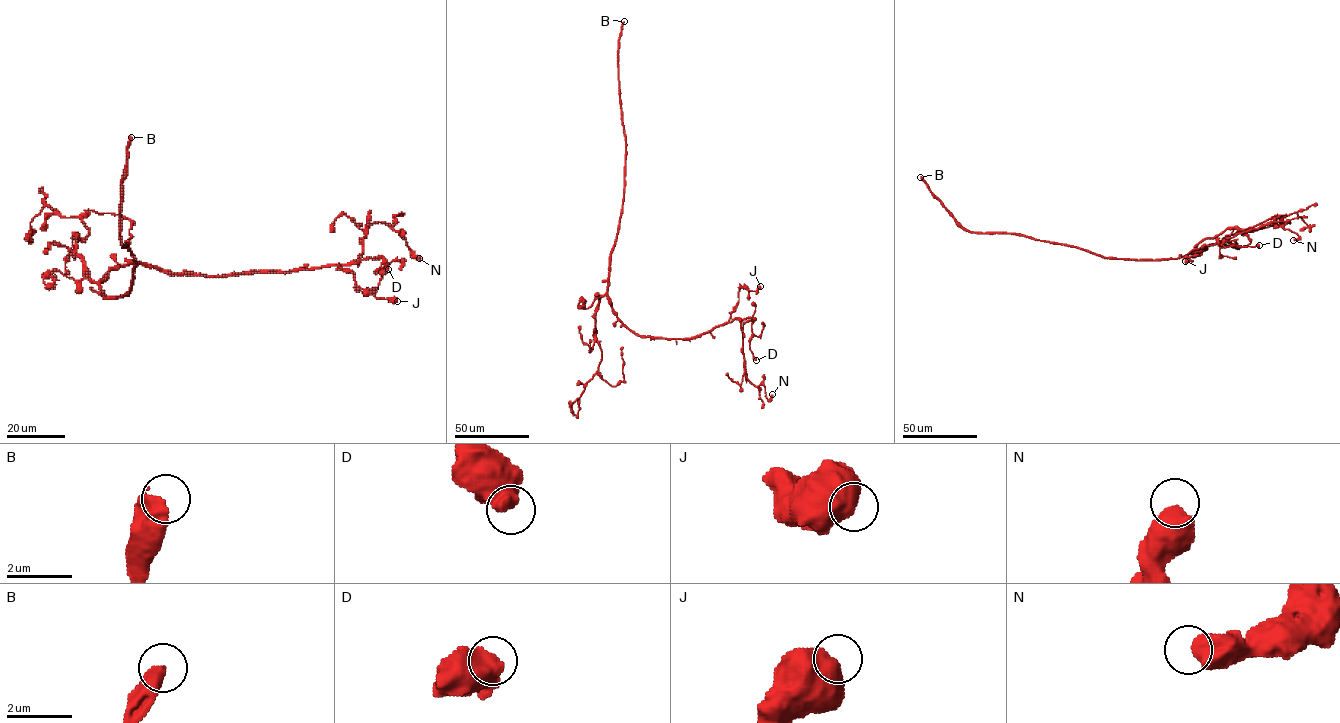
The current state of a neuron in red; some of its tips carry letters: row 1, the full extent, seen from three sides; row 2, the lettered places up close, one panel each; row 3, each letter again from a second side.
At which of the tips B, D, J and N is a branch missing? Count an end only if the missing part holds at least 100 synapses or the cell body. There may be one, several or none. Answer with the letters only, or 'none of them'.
B

